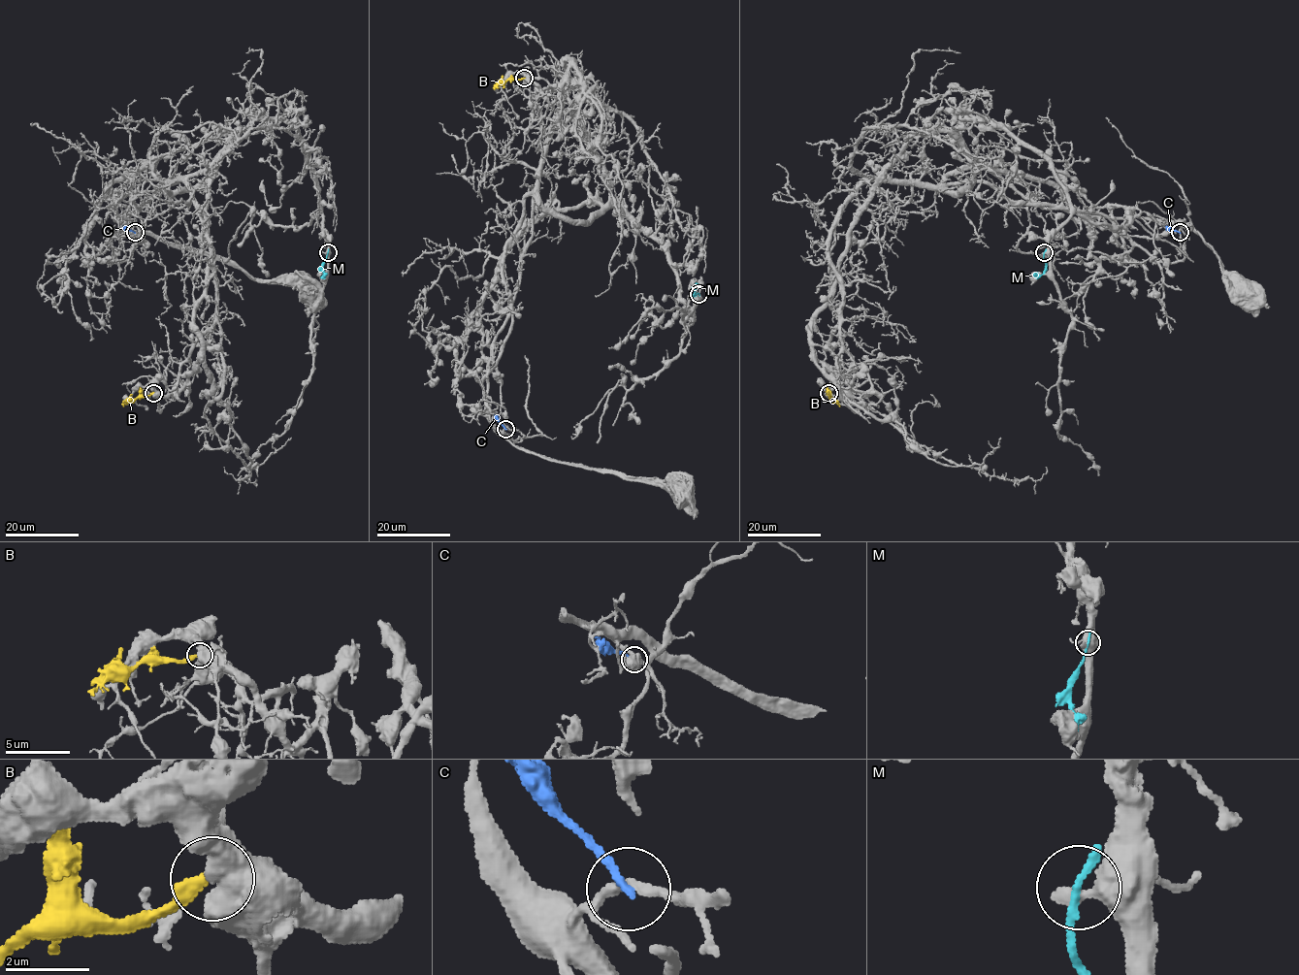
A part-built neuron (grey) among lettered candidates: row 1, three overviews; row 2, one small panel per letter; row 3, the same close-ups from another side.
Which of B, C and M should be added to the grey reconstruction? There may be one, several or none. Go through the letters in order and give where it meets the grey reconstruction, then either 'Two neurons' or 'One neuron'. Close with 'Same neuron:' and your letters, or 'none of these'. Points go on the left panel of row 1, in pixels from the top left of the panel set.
B: Touches grey at (153, 393). Two neurons
C: Touches grey at (135, 232). Two neurons
M: Touches grey at (328, 252). Two neurons
Same neuron: none of these

